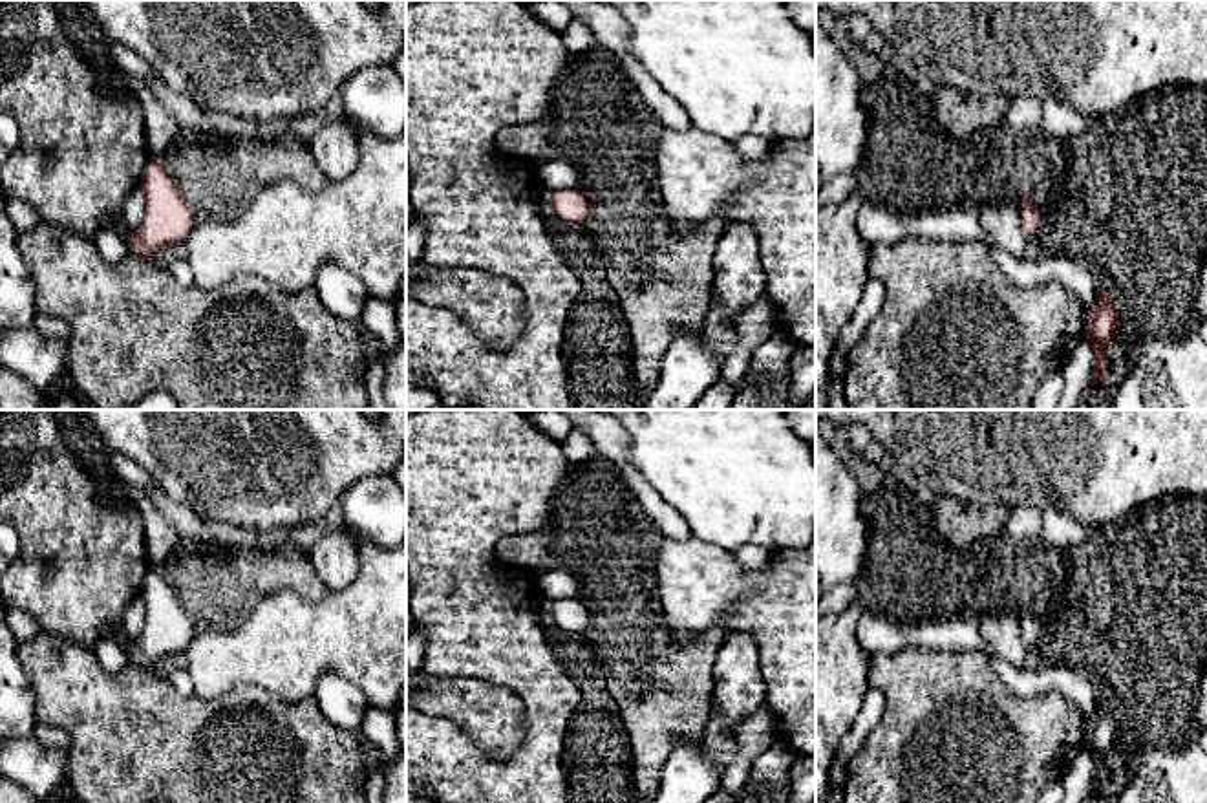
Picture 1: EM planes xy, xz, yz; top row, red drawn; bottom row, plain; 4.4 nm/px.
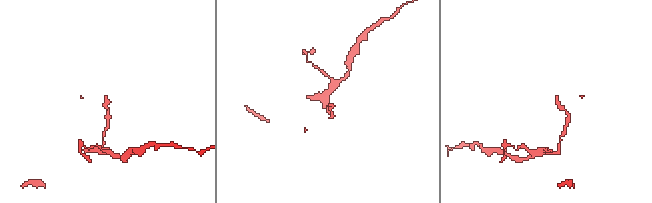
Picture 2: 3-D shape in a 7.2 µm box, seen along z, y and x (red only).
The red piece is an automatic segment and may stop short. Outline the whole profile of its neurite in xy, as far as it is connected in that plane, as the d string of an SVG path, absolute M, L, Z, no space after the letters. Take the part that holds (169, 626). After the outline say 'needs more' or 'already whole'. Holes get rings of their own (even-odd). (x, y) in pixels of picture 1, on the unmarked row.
M157 571L146 574L139 596L146 607L146 622L143 635L132 640L128 655L139 668L165 677L157 671L157 666L165 657L181 653L190 642L194 615Z; already whole

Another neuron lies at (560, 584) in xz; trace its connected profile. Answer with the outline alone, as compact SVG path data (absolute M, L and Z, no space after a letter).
M547 571L538 578L539 591L545 598L554 600L580 600L582 598L582 584L569 571Z

